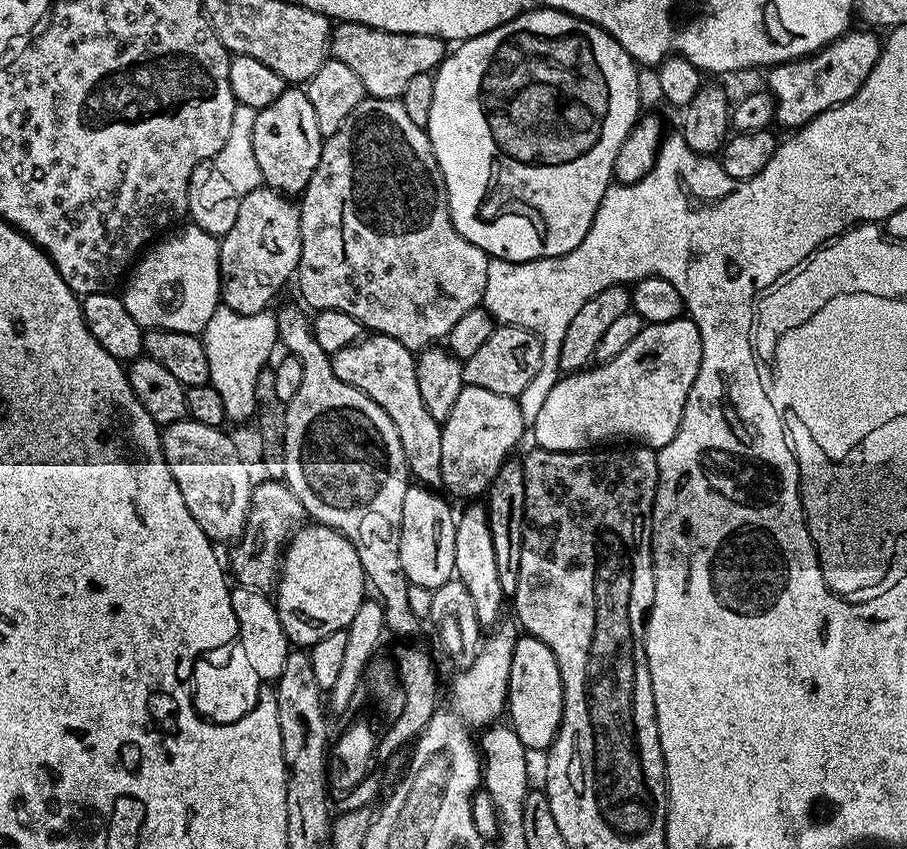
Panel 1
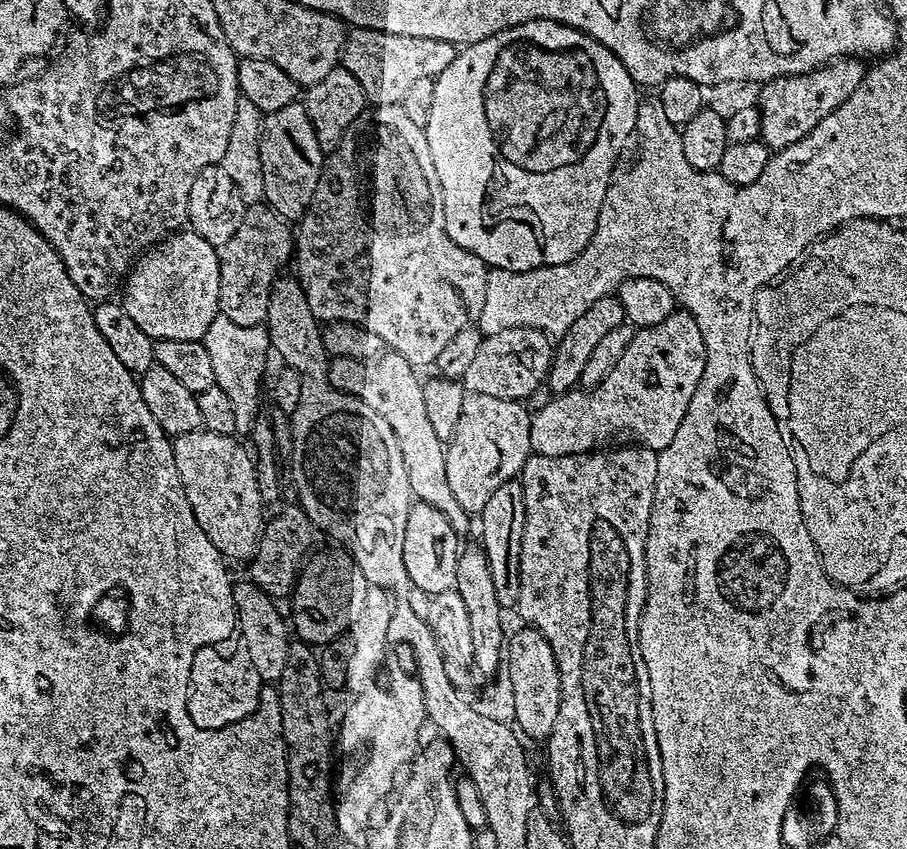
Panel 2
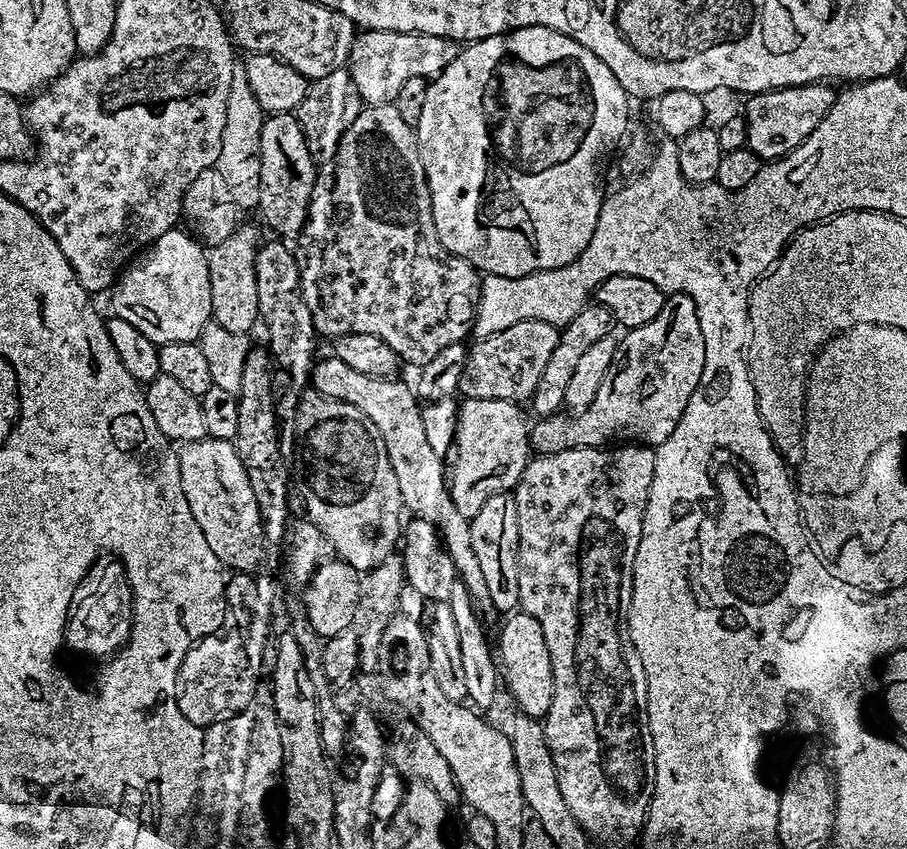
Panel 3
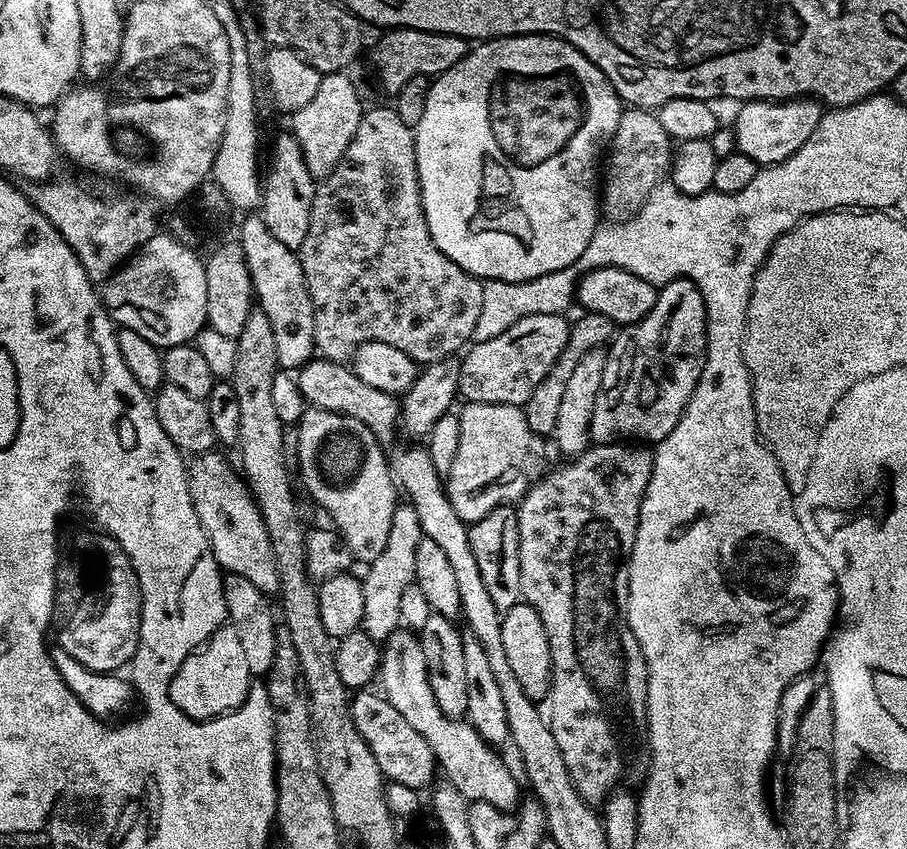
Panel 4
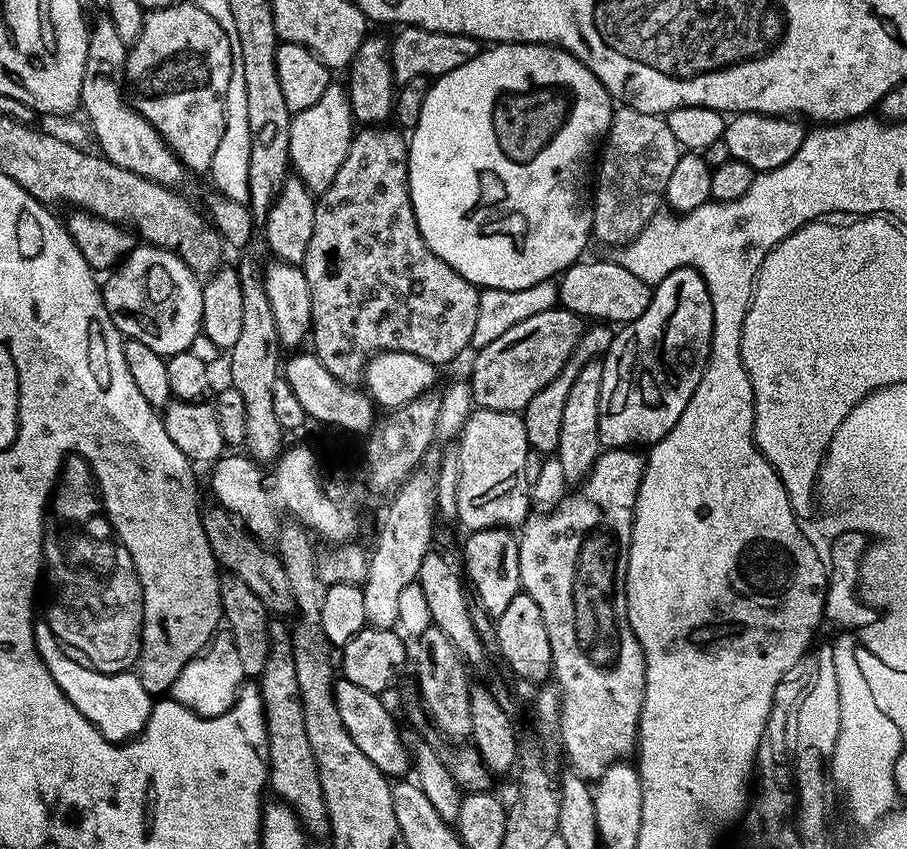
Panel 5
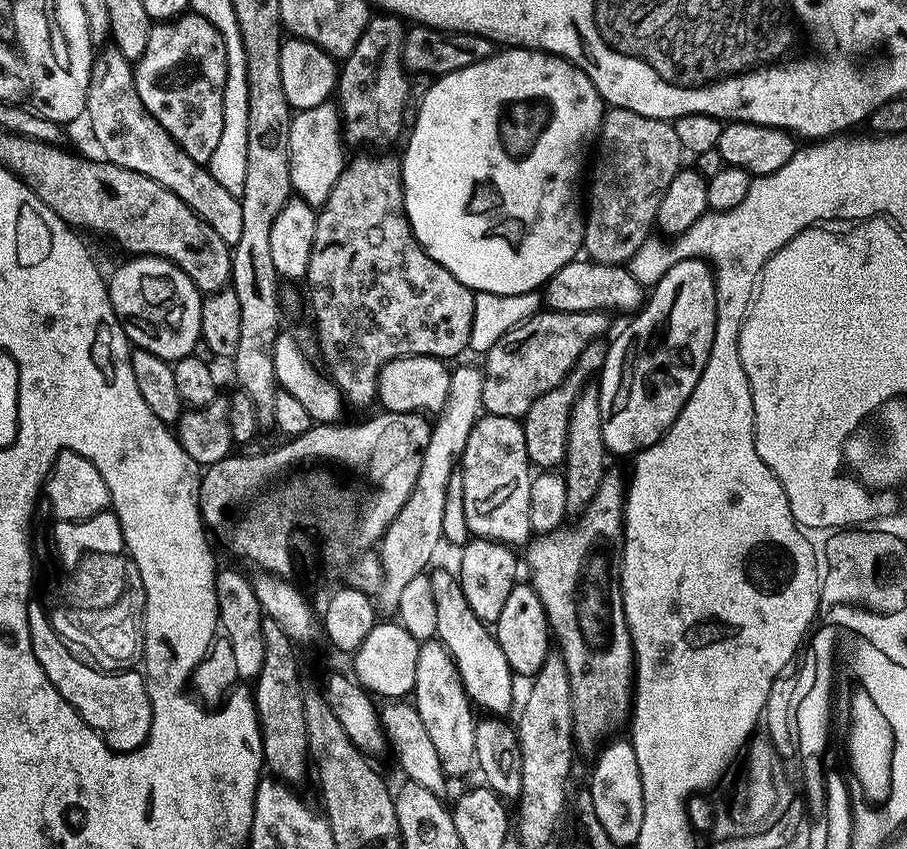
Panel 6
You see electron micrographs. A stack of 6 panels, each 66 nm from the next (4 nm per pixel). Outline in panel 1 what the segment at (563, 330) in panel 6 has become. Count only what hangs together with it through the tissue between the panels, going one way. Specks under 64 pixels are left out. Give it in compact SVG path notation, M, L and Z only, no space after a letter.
M496 326L493 327L490 338L486 338L484 345L475 354L470 354L468 360L463 361L464 383L470 386L482 386L482 390L490 390L493 394L506 394L519 398L522 390L526 390L526 386L530 386L530 378L534 378L534 374L538 374L541 362L542 346L534 333L525 328Z

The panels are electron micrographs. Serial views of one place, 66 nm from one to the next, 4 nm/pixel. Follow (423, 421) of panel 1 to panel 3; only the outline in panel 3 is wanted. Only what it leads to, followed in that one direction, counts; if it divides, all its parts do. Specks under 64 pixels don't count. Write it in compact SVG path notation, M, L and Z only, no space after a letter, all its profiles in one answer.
M328 354L325 360L317 359L310 373L310 384L315 391L335 400L350 402L350 406L358 406L358 410L362 410L362 414L366 414L366 418L378 426L382 442L386 442L386 454L390 454L390 466L394 466L394 474L398 477L398 490L404 499L404 508L412 511L413 517L434 525L436 533L444 542L444 549L454 562L459 583L464 584L470 594L472 607L480 613L485 625L495 625L498 613L490 598L490 590L486 587L482 565L474 555L474 546L470 546L469 517L458 514L458 506L454 506L454 498L450 498L445 457L430 450L430 441L426 438L420 417L422 404L413 385L403 384L396 379L362 374L346 366L346 362L342 362L342 358L335 354Z

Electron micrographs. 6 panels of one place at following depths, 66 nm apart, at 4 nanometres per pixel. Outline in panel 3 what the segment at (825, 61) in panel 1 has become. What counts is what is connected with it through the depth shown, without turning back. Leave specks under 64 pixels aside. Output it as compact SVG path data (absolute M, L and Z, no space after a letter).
M824 82L799 84L789 88L772 88L769 92L753 92L747 97L748 105L742 109L748 135L747 148L761 161L771 162L781 159L795 150L802 141L814 134L814 126L826 118L830 106L837 98Z

